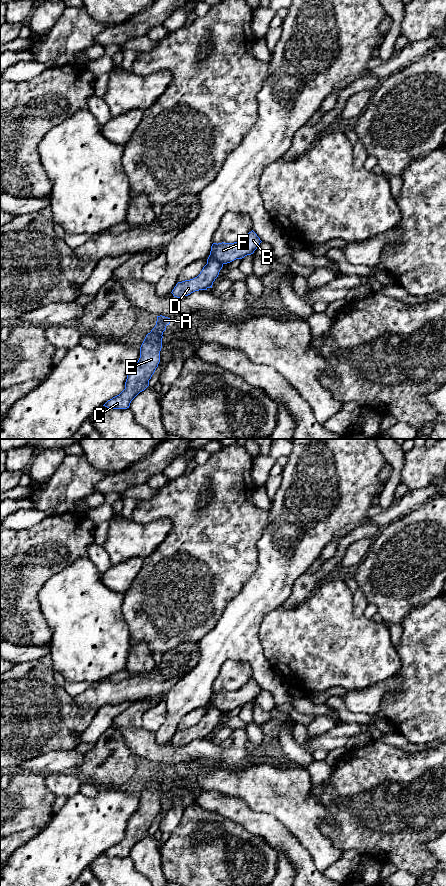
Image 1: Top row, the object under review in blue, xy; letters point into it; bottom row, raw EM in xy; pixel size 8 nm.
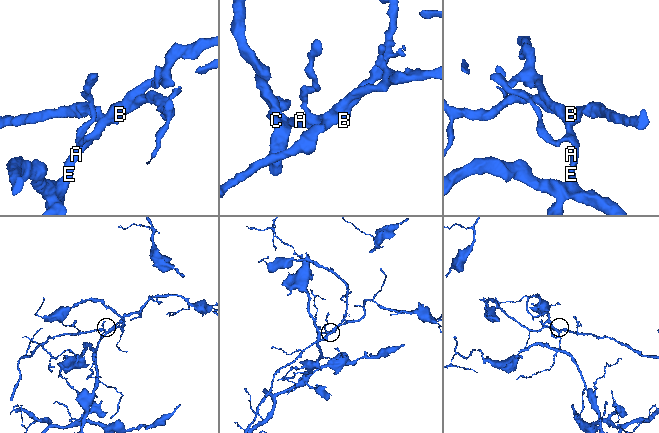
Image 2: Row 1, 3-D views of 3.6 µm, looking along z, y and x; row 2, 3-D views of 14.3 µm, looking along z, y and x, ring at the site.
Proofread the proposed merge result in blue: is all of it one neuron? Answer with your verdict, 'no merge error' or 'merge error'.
merge error

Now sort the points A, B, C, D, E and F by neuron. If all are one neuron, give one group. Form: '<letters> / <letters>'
A C D E / B F

